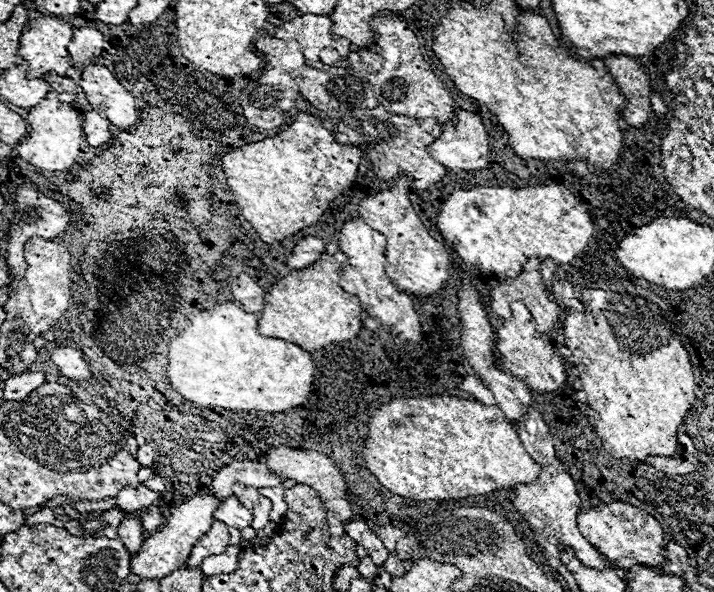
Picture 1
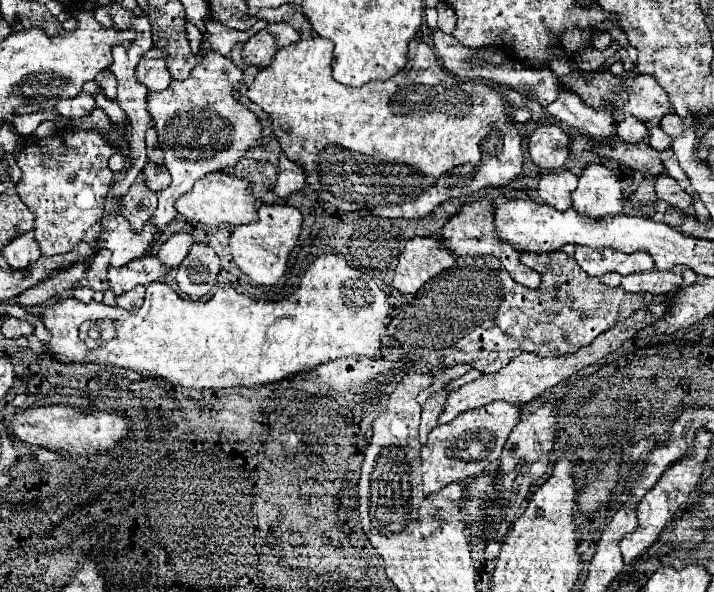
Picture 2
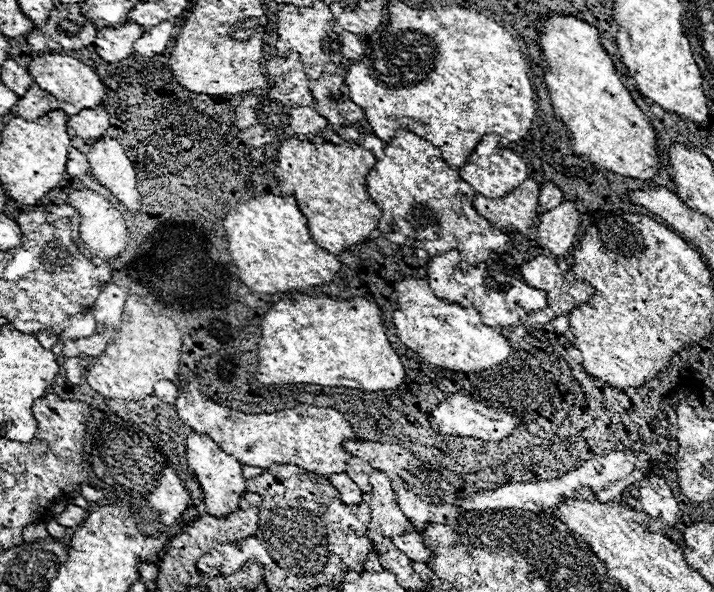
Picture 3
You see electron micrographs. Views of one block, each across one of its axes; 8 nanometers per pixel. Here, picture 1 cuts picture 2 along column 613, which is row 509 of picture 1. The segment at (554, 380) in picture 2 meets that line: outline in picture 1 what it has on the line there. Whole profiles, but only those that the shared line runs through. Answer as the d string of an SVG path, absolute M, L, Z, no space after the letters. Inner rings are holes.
M272 446L266 454L266 458L262 458L266 462L266 466L272 472L278 472L280 476L292 478L296 482L304 482L306 486L312 486L322 502L326 504L326 514L328 514L328 526L332 536L344 536L344 524L354 520L354 512L350 508L350 502L346 500L348 496L348 486L344 482L344 474L338 468L338 464L334 460L330 460L328 456L314 452L314 450L298 450L298 448L290 448L290 446Z

